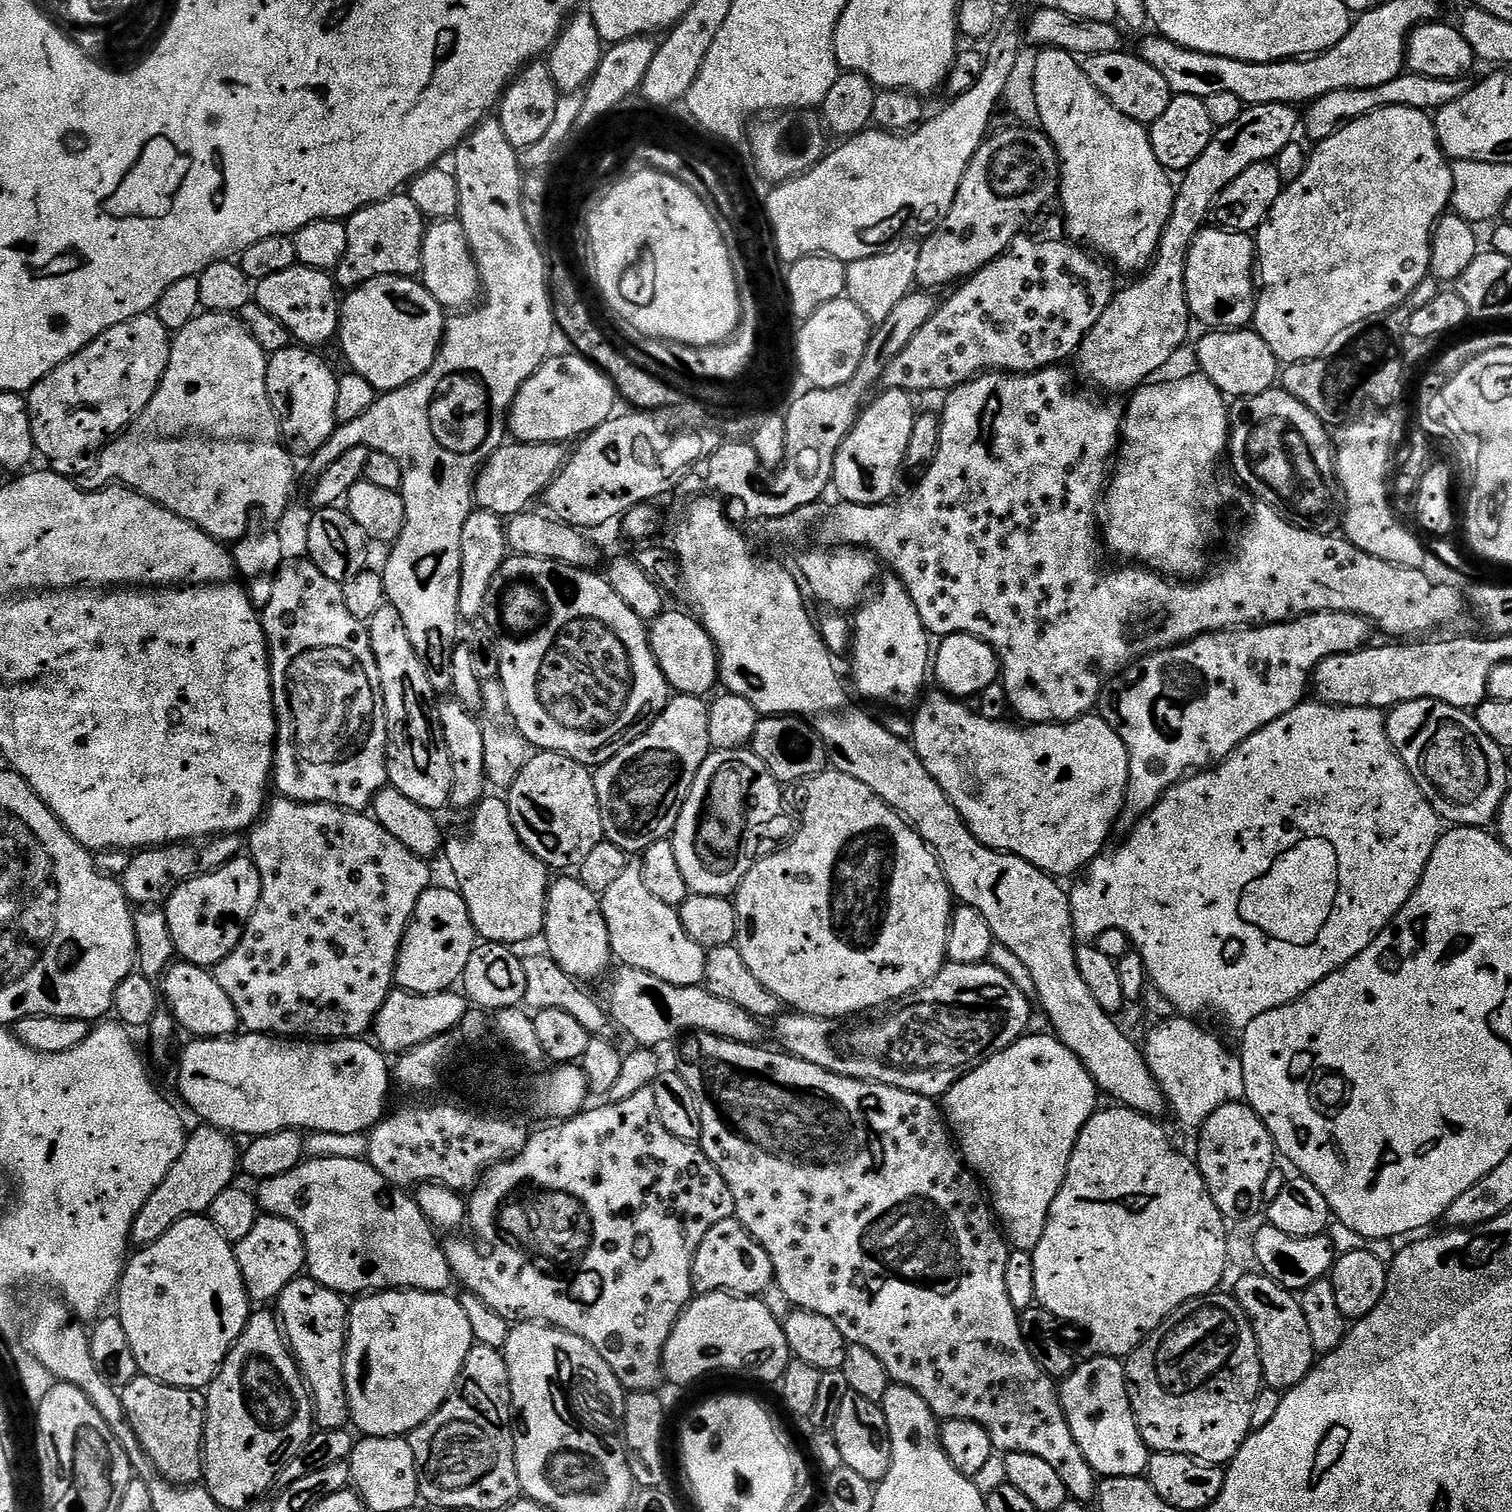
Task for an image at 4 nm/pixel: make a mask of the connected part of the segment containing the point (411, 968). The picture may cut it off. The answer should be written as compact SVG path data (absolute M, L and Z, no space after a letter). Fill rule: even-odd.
M429 886L422 898L418 898L396 959L395 987L414 994L455 989L463 981L466 962L470 962L470 954L478 943L476 928L463 896L455 887L436 887Z

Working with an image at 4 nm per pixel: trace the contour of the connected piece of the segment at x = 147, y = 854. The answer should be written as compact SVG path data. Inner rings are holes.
M225 834L211 837L207 843L181 842L137 851L132 857L130 866L126 866L126 874L122 878L123 899L125 901L133 900L133 905L136 906L163 906L168 902L168 895L179 884L184 884L187 880L193 880L195 876L202 876L206 872L221 868L229 860L241 855L245 844L246 840L243 835Z

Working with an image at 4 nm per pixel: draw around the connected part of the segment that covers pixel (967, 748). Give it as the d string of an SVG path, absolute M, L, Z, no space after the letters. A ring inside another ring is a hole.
M943 690L929 691L915 705L916 716L911 717L912 738L911 745L915 748L918 758L922 758L922 766L930 770L934 782L942 786L947 794L948 800L956 807L958 814L966 822L966 826L974 834L974 838L980 844L993 848L995 852L1008 852L1012 856L1022 858L1030 862L1038 870L1048 873L1050 876L1065 878L1071 872L1087 869L1088 865L1105 851L1104 843L1112 832L1112 823L1123 813L1126 808L1126 797L1128 794L1128 775L1130 774L1130 758L1126 750L1126 742L1122 742L1119 734L1109 726L1107 720L1099 714L1081 716L1079 720L1071 720L1069 724L1033 724L1021 726L1019 723L1008 724L1004 720L987 720L980 716L979 711L967 708L967 703L953 698Z

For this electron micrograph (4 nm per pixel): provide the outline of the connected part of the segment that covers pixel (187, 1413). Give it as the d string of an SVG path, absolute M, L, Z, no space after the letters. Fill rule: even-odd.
M137 1374L134 1382L122 1389L124 1409L128 1415L128 1424L134 1430L148 1461L157 1472L177 1486L196 1486L201 1483L204 1474L204 1418L206 1415L206 1396L195 1388L179 1388L152 1380L146 1375Z

